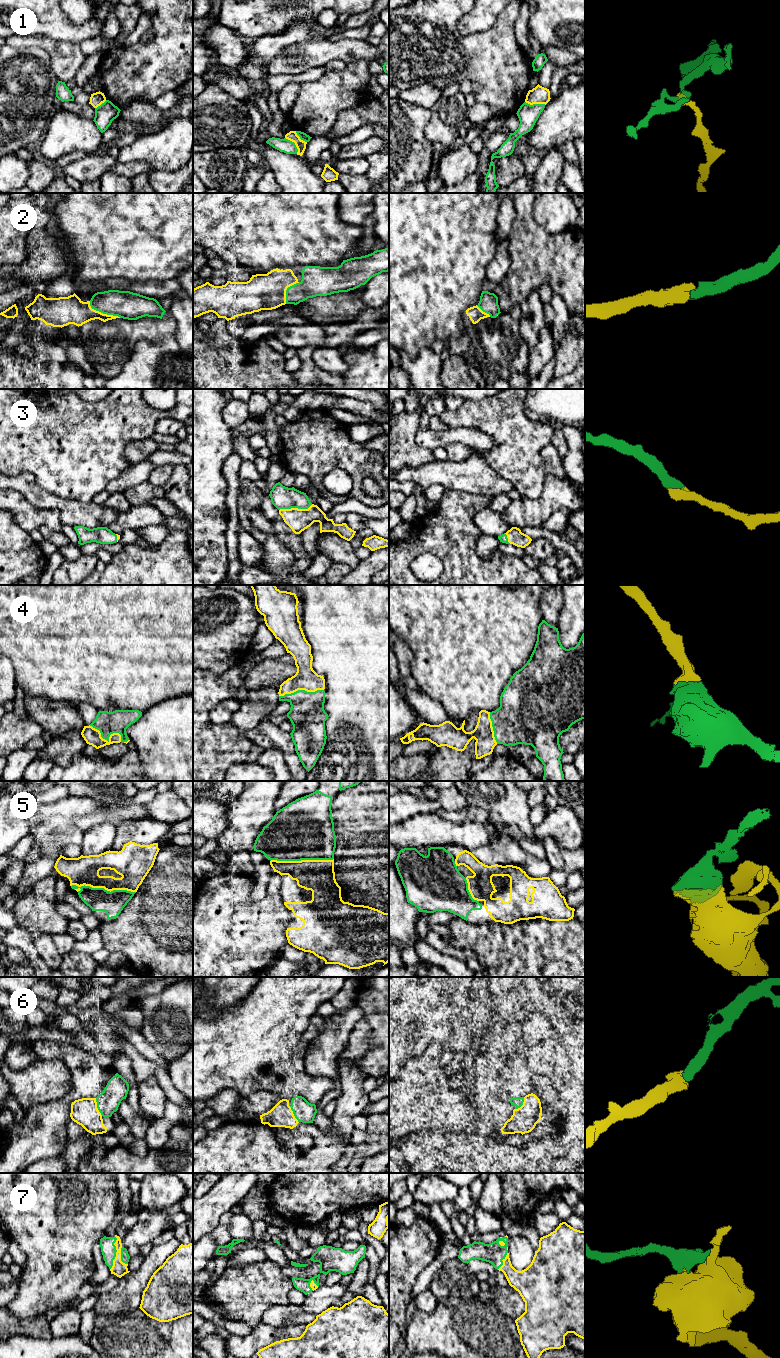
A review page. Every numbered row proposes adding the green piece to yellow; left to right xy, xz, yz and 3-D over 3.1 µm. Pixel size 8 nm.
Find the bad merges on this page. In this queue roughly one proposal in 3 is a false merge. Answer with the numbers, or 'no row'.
1

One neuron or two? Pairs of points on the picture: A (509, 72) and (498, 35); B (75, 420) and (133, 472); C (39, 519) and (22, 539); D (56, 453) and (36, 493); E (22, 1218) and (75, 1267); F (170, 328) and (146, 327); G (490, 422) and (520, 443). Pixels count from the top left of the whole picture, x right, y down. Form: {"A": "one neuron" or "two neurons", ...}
{"A": "one neuron", "B": "two neurons", "C": "two neurons", "D": "two neurons", "E": "one neuron", "F": "one neuron", "G": "one neuron"}

